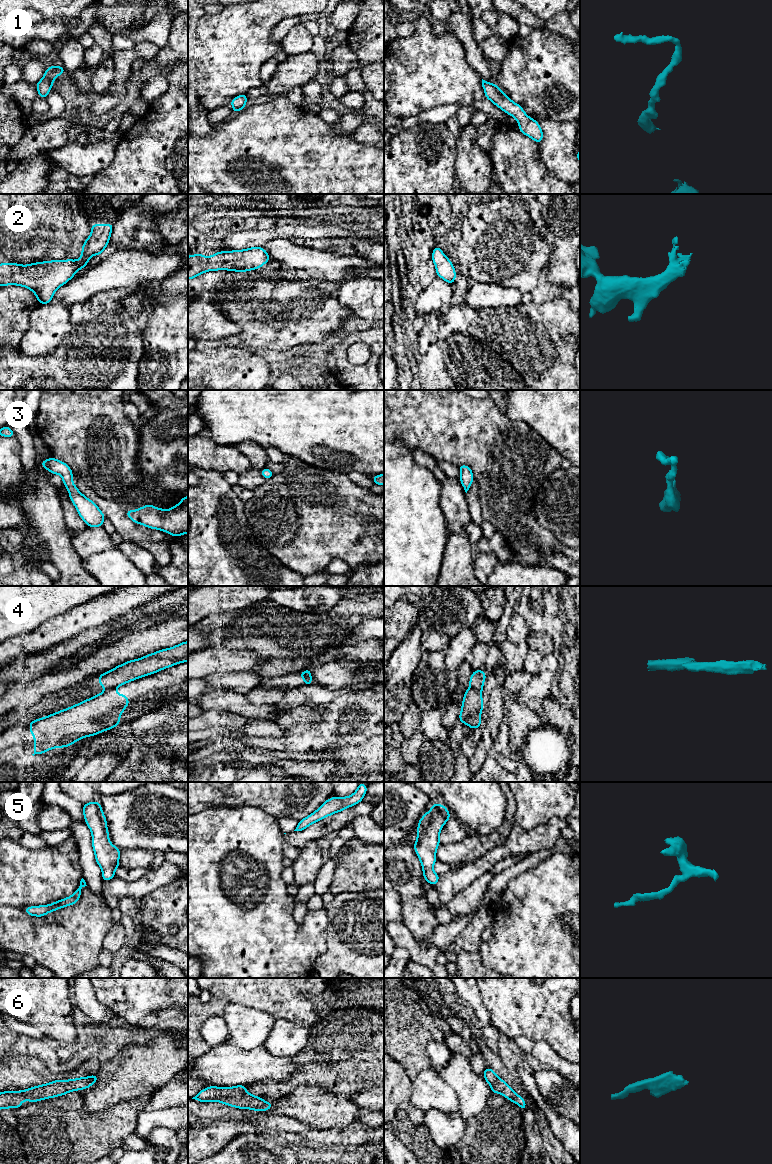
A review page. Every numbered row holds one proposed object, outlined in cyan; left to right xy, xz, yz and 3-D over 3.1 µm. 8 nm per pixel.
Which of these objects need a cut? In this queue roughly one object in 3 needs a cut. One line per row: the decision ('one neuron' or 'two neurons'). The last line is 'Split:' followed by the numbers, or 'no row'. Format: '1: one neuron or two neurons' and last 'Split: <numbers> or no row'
1: one neuron
2: one neuron
3: one neuron
4: two neurons
5: one neuron
6: one neuron
Split: 4

